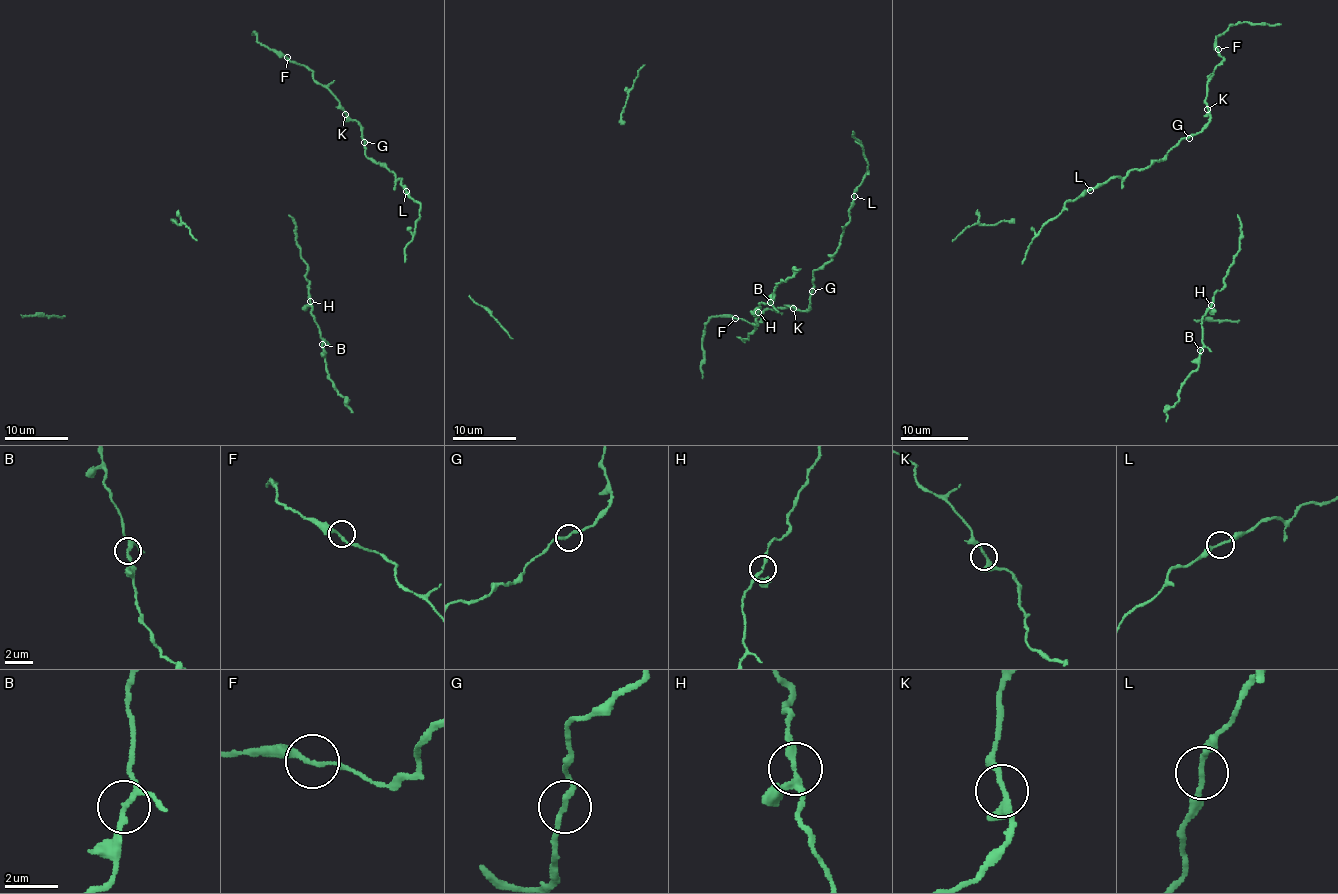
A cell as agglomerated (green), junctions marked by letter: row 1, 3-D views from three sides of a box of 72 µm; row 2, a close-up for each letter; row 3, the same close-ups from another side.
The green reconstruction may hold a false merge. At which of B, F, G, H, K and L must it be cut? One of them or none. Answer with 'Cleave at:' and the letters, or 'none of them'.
Cleave at: none of them

